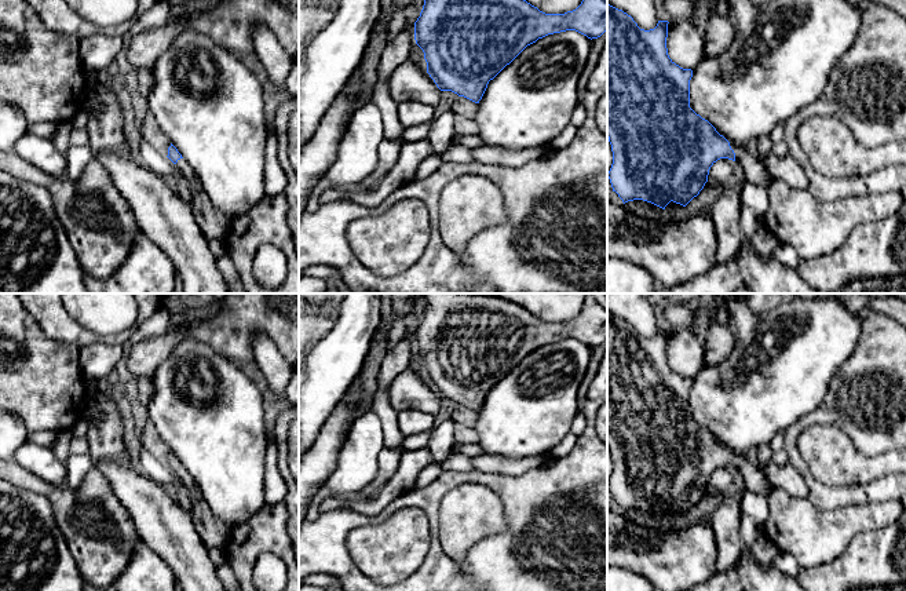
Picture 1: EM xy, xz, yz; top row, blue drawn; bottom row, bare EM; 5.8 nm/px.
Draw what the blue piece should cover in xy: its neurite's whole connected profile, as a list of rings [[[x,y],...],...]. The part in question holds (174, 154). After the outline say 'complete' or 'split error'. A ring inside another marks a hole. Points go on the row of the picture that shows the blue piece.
[[[169,143],[167,156],[182,172],[189,183],[187,191],[191,194],[191,214],[207,240],[223,240],[230,231],[230,219],[227,219],[211,201],[204,191],[194,169],[182,157],[178,149]]] | split error

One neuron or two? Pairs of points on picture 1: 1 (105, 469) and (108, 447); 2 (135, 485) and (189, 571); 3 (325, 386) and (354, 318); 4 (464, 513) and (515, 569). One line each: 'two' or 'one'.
1: two
2: one
3: one
4: two

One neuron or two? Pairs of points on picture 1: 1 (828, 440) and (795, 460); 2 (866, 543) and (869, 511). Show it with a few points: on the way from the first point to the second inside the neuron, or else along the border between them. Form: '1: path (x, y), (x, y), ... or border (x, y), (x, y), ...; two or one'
1: border (808, 426), (799, 436), (797, 449), (819, 482); two
2: border (891, 524), (875, 531), (859, 532), (844, 553); two

